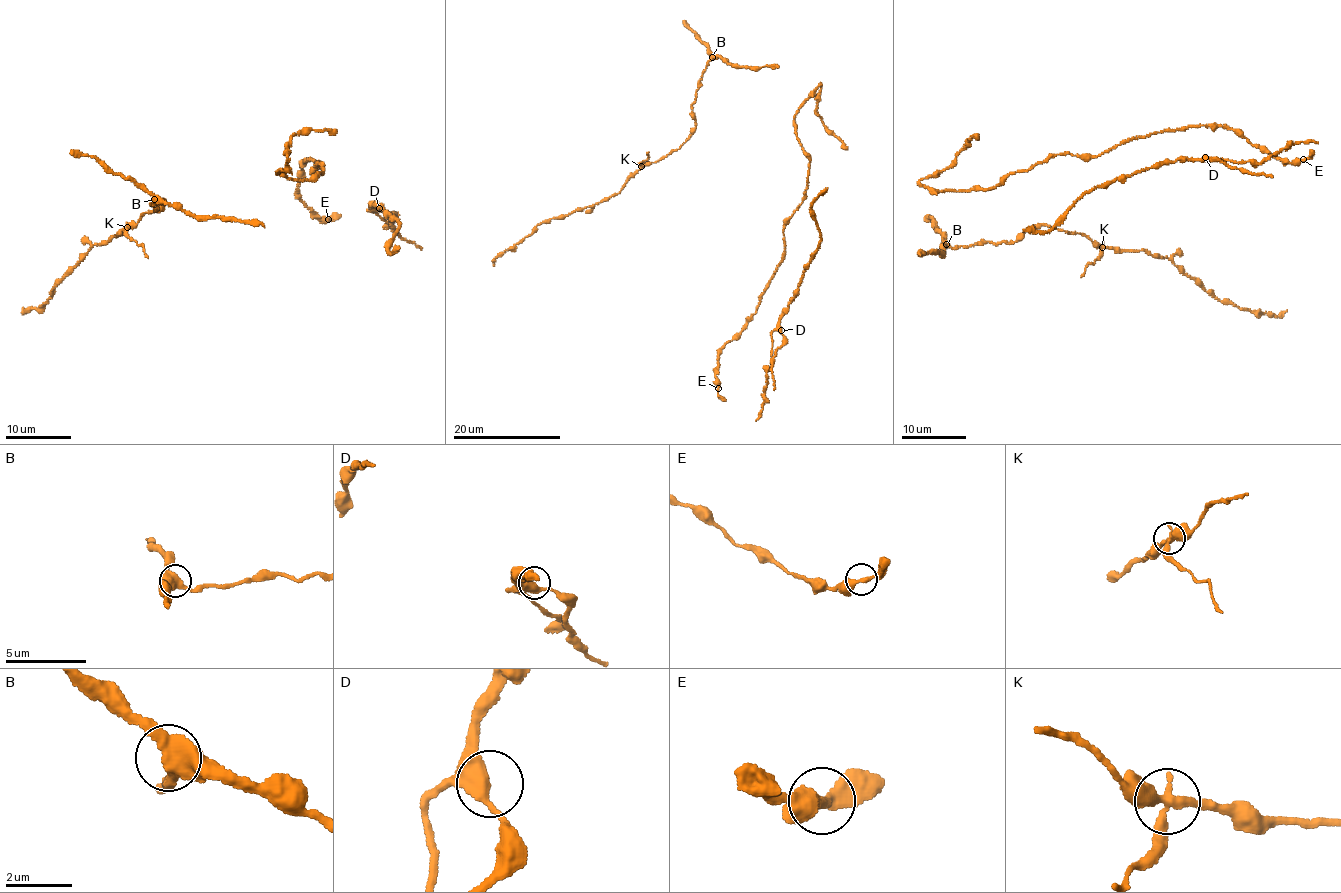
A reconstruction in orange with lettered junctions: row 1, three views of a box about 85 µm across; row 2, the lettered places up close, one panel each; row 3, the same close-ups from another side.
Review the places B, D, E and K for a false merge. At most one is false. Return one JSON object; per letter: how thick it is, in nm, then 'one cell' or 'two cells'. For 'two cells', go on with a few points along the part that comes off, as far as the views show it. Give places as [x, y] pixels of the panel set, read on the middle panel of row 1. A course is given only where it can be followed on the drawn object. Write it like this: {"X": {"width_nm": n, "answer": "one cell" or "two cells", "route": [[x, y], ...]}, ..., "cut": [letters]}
{"B": {"width_nm": 440, "answer": "one cell"}, "D": {"width_nm": 420, "answer": "one cell"}, "E": {"width_nm": 320, "answer": "one cell"}, "K": {"width_nm": 300, "answer": "two cells", "route": [[641, 166], [638, 165], [646, 160], [648, 152]]}, "cut": ["K"]}

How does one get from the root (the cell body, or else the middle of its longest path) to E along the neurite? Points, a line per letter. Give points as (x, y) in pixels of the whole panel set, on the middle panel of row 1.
E: (807, 179), (801, 202), (784, 229), (782, 259), (756, 311), (744, 329), (721, 349), (715, 375), (718, 388)

